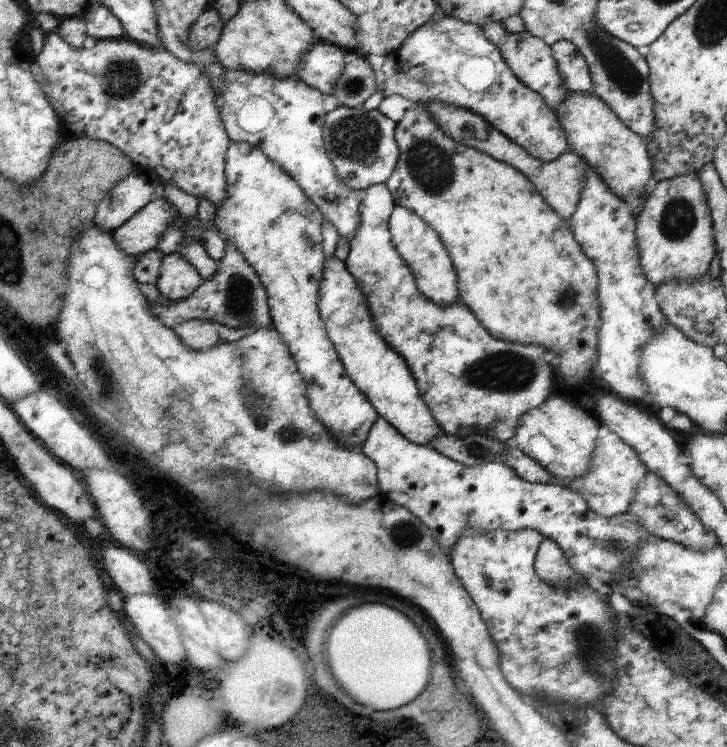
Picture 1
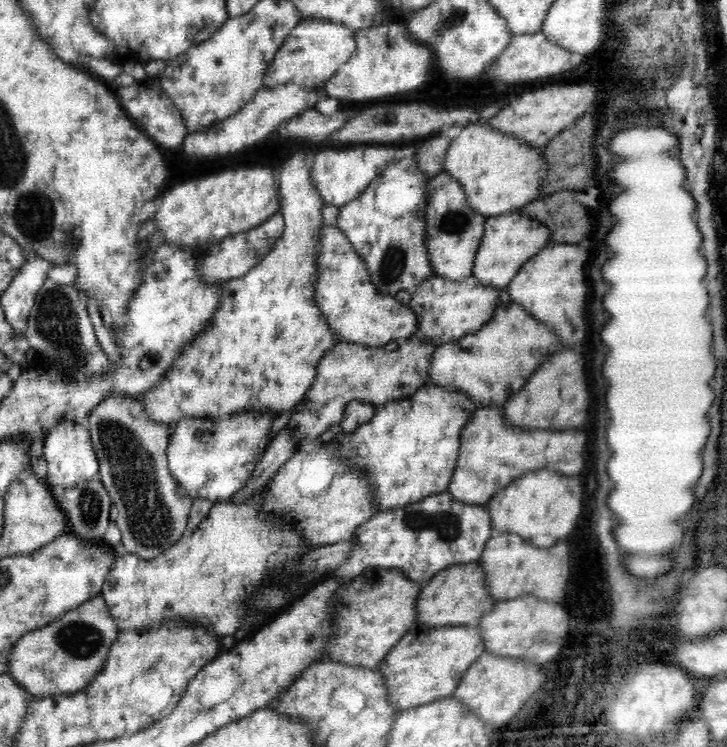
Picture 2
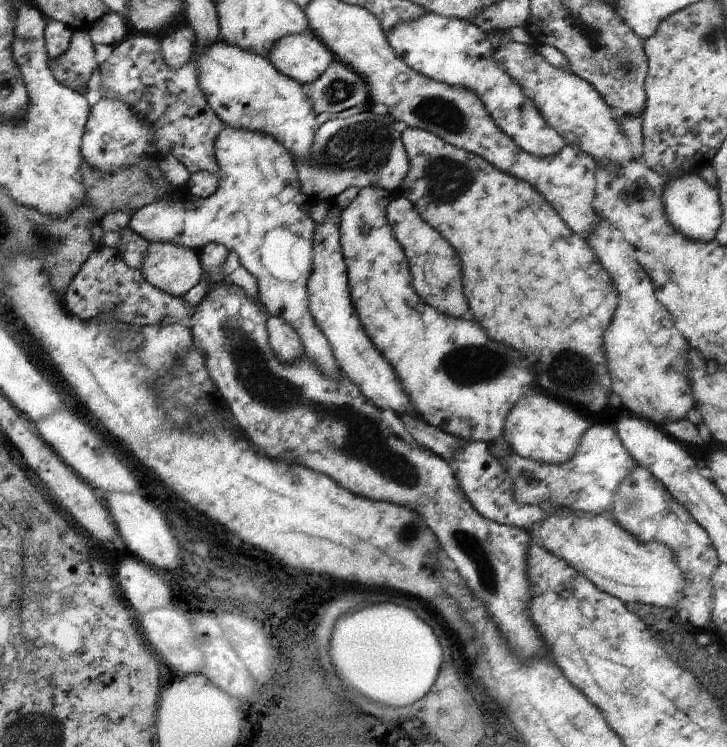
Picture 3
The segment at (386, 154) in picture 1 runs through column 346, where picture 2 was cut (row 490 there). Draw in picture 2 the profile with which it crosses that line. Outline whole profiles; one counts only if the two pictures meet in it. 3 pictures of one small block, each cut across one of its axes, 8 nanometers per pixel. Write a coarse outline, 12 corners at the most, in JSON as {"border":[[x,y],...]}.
{"border":[[108,390],[88,412],[126,551],[184,535],[193,498],[173,478],[168,425]]}

